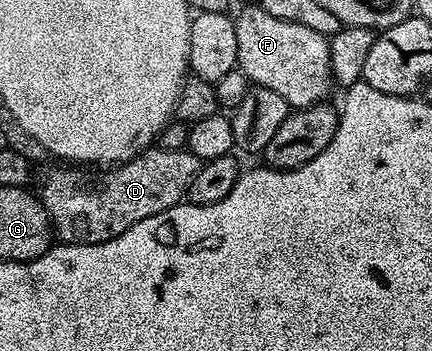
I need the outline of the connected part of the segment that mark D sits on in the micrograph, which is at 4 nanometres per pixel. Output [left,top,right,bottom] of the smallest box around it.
[38,149,201,243]

